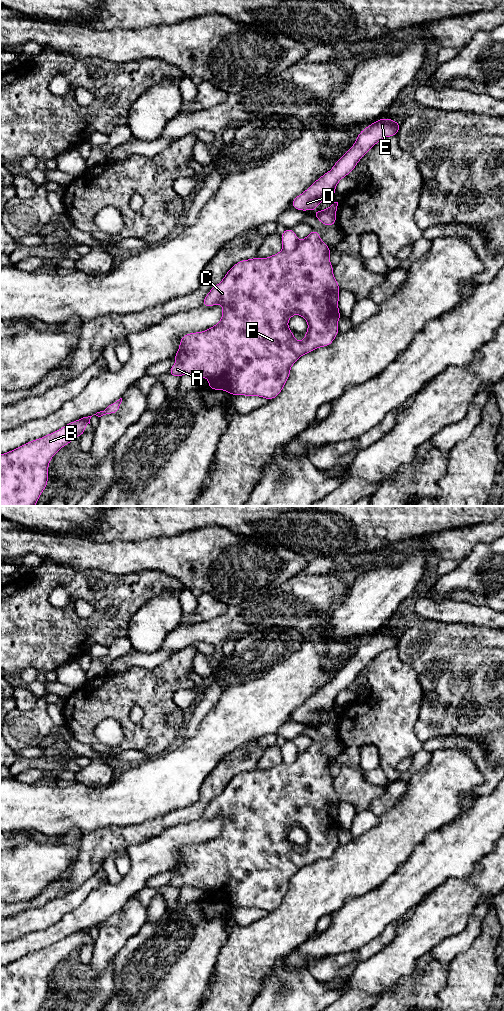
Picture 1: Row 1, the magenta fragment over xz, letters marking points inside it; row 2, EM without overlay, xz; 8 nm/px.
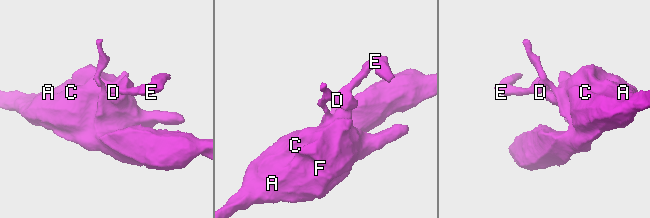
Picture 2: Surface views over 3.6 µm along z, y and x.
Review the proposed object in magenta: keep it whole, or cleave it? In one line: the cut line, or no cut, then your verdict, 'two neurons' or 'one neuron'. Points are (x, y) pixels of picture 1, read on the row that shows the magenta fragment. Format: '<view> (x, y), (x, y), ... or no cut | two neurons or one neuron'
xz (316, 216), (330, 214), (334, 217) | two neurons

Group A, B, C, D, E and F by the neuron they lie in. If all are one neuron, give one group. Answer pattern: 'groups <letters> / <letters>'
groups A B C F / D E

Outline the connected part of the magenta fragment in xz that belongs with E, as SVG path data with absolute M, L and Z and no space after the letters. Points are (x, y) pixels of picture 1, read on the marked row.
M382 118L364 128L353 146L336 161L332 169L295 197L291 206L300 211L308 211L316 208L322 200L334 198L338 182L346 177L380 140L397 136L400 126L400 123L392 119Z

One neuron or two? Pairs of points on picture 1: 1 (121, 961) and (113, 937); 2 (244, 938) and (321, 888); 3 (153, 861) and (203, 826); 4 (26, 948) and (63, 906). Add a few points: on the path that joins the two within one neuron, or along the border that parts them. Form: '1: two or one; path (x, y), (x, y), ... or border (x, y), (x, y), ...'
1: two; border (135, 934), (113, 956)
2: one; path (263, 938), (271, 938), (302, 907)
3: one; path (165, 849), (178, 836), (191, 833)
4: two; border (62, 917), (43, 929), (25, 933), (20, 937)

